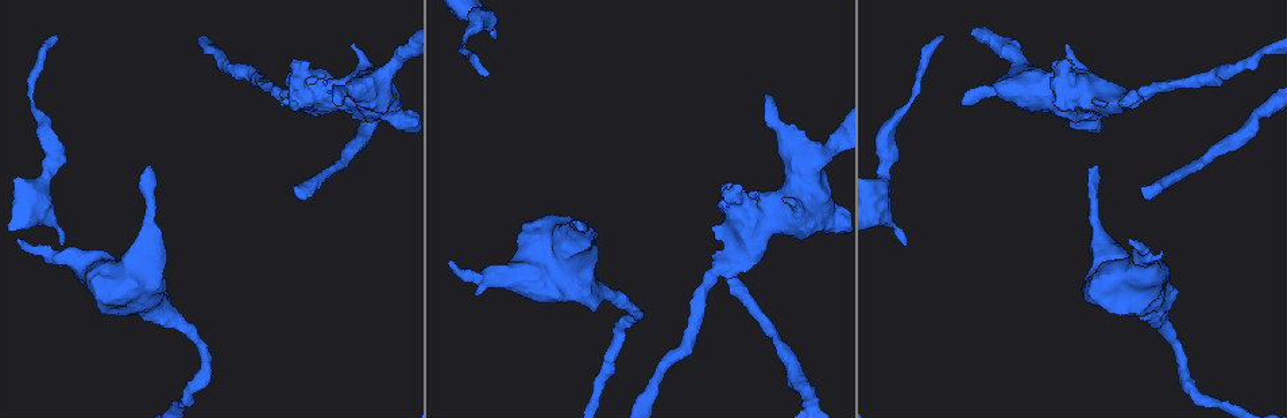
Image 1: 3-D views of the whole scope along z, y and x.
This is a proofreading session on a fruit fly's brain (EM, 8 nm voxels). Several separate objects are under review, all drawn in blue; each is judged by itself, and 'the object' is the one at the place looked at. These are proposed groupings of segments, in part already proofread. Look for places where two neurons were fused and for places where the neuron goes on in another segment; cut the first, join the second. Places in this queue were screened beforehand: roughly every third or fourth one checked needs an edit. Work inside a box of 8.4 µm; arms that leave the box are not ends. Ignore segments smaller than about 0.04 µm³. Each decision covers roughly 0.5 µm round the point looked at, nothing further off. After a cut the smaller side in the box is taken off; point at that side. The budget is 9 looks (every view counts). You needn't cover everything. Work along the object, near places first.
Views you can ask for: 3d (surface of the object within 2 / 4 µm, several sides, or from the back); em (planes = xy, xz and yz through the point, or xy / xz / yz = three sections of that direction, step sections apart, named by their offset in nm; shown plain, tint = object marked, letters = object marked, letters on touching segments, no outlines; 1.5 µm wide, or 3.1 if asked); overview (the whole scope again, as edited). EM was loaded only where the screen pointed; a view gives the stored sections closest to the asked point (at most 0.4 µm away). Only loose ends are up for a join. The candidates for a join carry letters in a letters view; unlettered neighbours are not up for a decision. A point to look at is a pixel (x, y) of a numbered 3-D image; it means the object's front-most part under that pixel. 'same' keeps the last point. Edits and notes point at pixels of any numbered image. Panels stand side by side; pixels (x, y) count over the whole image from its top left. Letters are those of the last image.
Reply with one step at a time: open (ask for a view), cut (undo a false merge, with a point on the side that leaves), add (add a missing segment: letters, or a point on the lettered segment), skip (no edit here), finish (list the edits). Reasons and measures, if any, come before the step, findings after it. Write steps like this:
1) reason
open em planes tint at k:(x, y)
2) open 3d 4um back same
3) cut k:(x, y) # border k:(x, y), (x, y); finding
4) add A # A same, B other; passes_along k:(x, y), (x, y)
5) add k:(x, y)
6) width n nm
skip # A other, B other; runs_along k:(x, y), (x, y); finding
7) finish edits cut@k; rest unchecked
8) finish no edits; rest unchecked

thin end
open 3d 2um at 1:(63, 242)

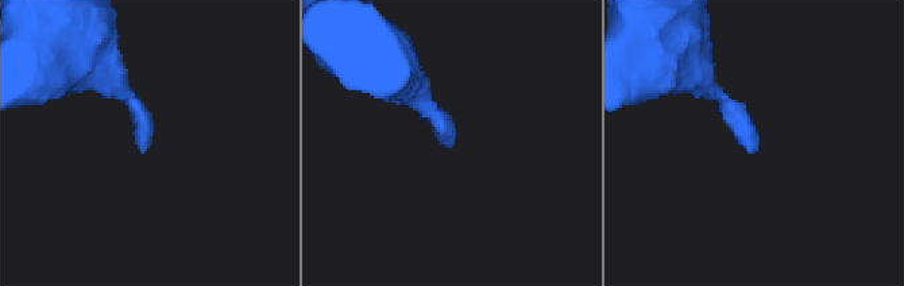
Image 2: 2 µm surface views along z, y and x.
need the tissue
open em xy step 8 tint at 2:(450, 147)

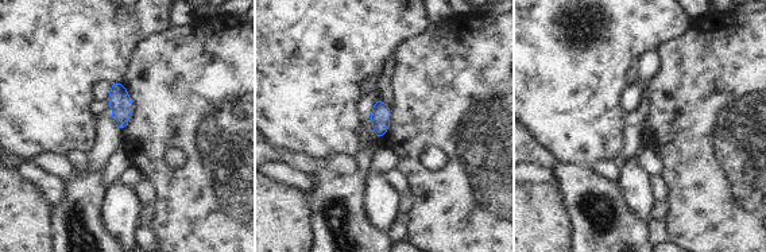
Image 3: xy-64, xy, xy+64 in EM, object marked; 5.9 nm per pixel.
open em yz step 4 letters same

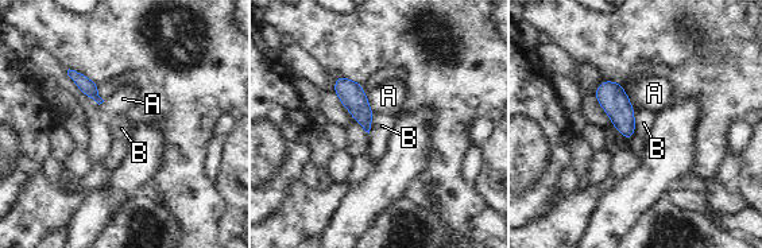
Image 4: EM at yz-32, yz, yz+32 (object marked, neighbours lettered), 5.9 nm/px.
width 110 nm
skip # A other, B other; border 4:(634, 111), (634, 134), (629, 140); none of them fits

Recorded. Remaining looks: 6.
an open end
open 3d 2um at 1:(148, 167)

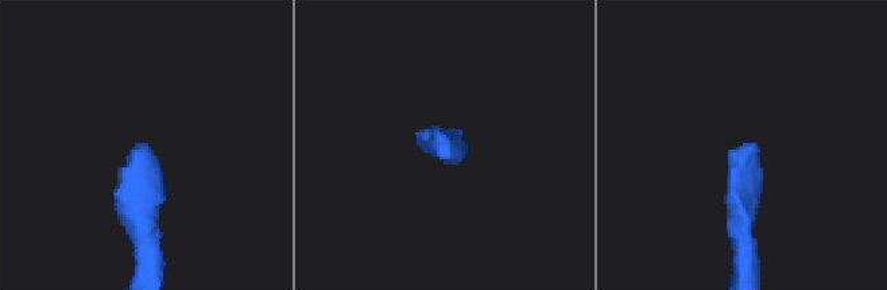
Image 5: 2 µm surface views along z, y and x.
need the tissue
open em xz step 8 tint at 5:(753, 144)

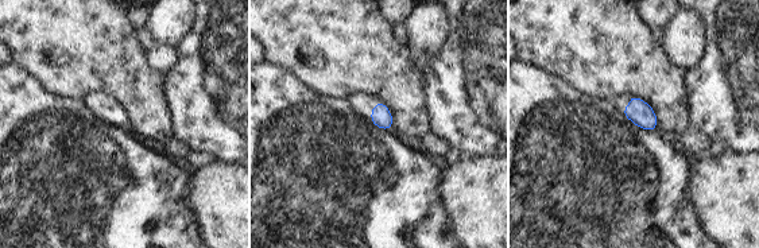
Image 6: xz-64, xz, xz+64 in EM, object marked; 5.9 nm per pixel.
open em planes letters same

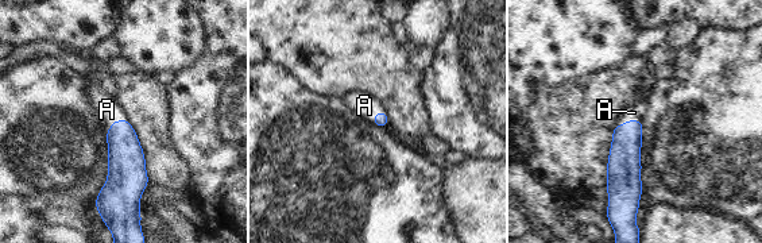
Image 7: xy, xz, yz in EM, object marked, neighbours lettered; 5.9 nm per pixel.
add A # A same; the neuron continues

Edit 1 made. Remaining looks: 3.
branch point
open em planes tint at 1:(1117, 101)

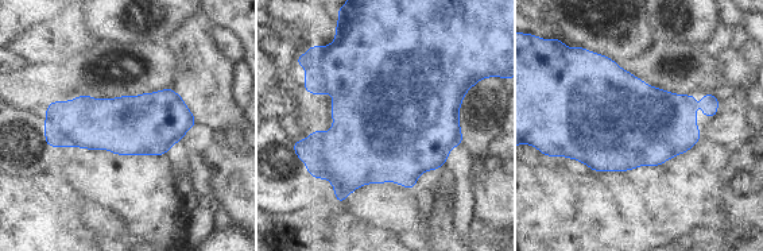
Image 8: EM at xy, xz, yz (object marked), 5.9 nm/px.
what lies round it
open em planes letters same

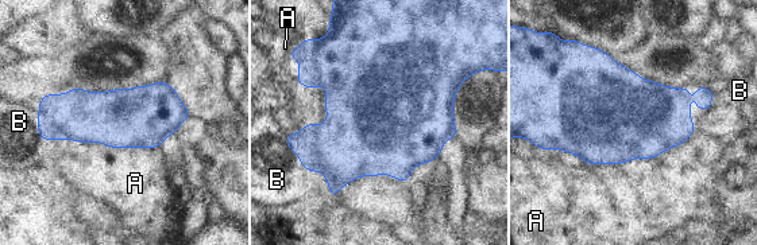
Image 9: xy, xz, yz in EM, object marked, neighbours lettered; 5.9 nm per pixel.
longest_contact A 700 nm
skip # A other, B other; all the same neuron

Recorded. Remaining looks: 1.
finish edits add@7; rest unchecked

